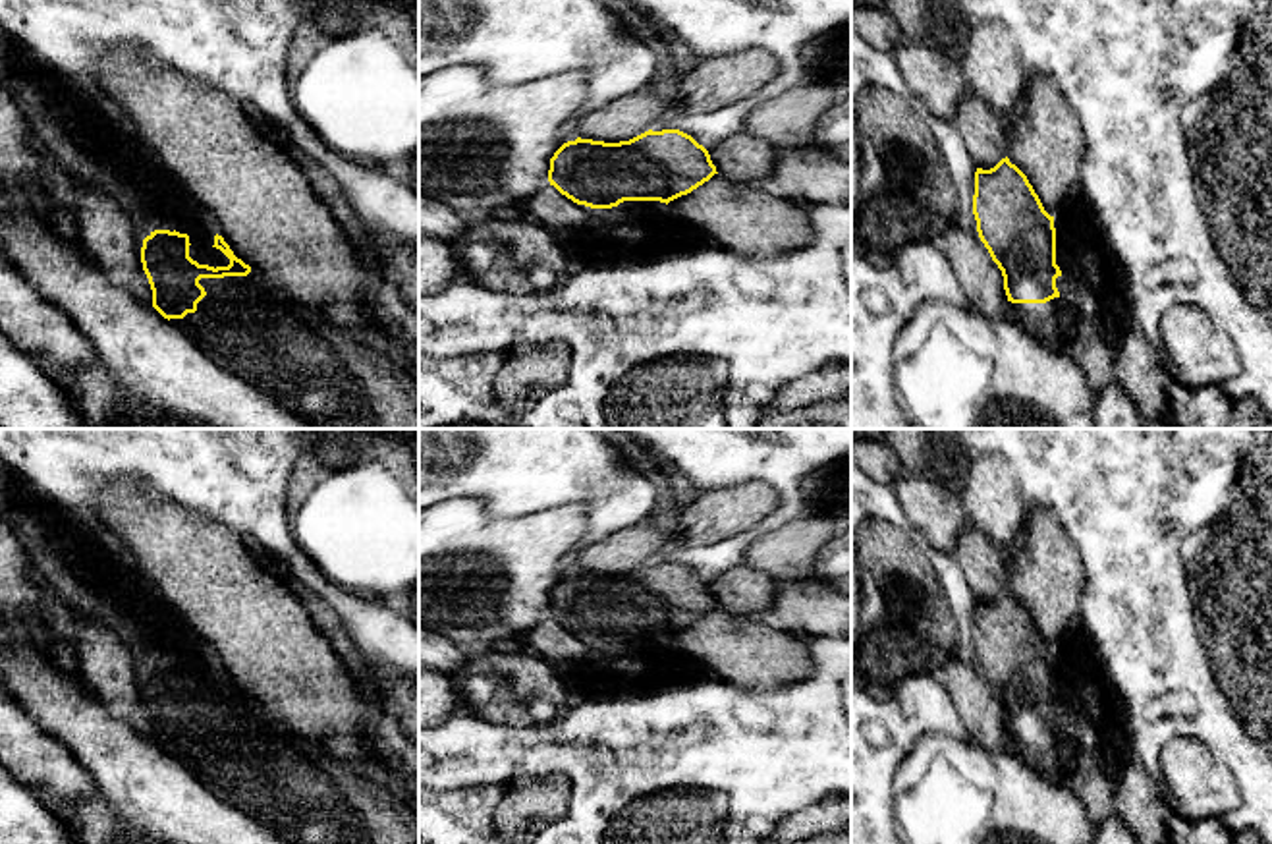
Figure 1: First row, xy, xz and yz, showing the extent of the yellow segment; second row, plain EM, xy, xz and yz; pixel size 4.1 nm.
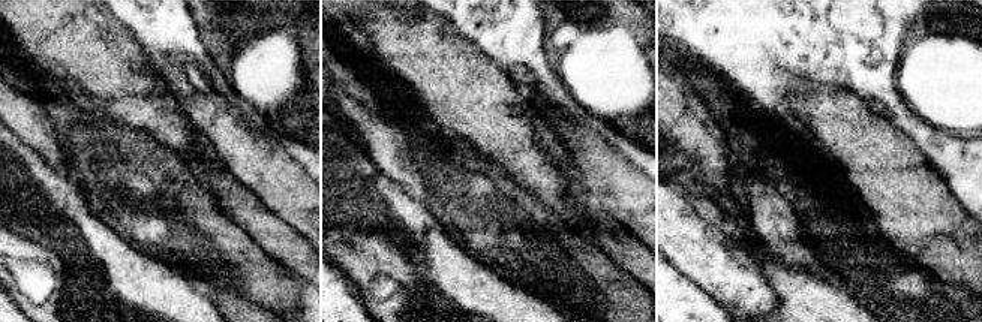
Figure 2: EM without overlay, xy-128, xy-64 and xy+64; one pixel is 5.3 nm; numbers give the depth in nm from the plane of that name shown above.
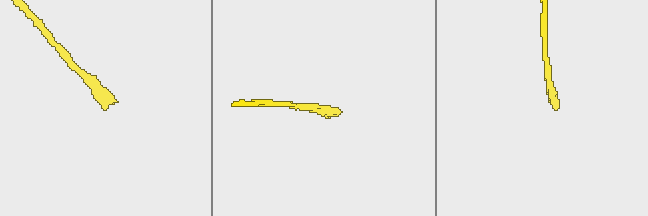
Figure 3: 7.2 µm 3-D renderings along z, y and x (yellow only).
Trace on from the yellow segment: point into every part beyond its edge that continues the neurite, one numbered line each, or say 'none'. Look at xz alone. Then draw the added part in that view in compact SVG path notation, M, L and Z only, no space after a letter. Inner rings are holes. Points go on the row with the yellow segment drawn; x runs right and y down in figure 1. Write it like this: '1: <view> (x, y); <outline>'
none

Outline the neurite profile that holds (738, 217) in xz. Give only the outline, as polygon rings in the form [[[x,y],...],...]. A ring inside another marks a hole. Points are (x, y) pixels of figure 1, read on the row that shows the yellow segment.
[[[720,174],[668,207],[718,247],[741,255],[772,257],[805,247],[811,239],[807,209],[759,183],[733,182]]]

